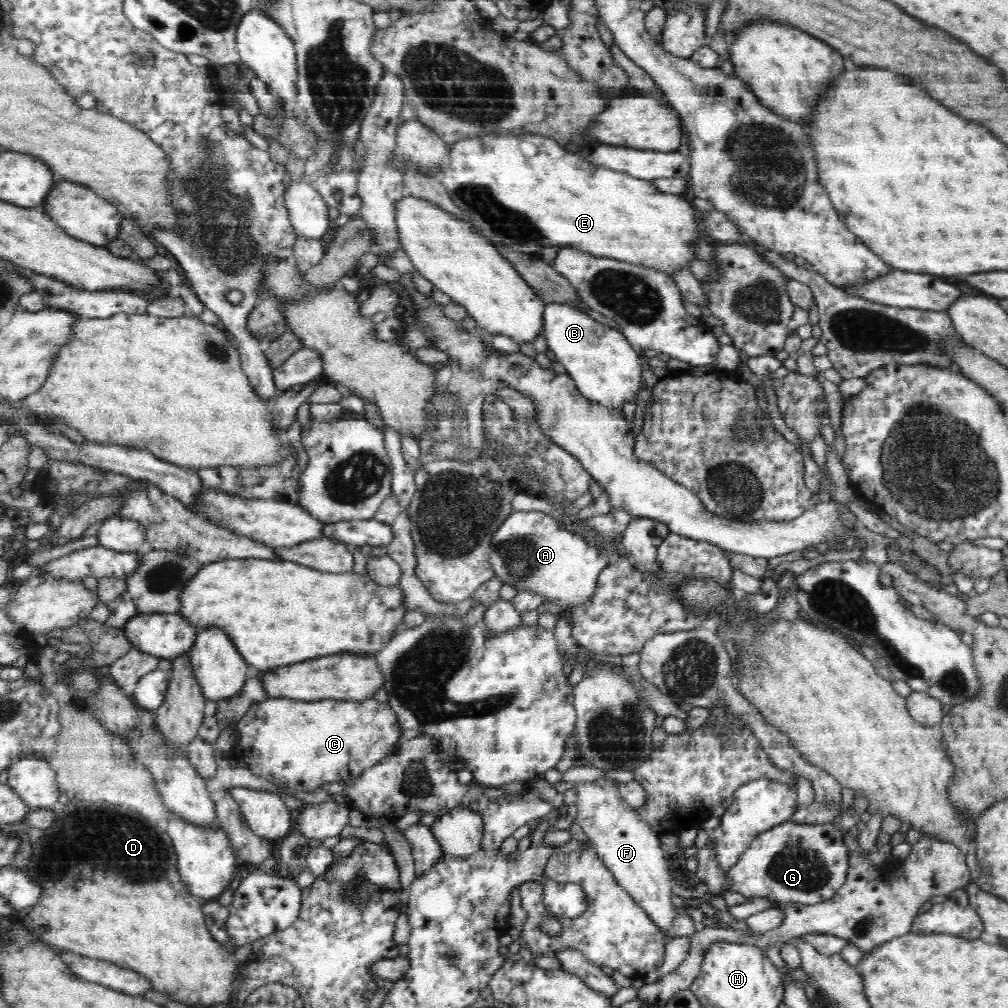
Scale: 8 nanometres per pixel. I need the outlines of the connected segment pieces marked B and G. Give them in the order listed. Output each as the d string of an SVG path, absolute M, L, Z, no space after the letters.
M548 304L544 311L544 338L551 356L564 365L576 388L590 401L620 408L635 400L642 389L642 359L618 329L594 321L584 311L565 304Z
M784 822L758 834L748 848L737 858L736 864L725 873L725 890L739 892L746 899L759 896L769 898L778 904L799 901L800 904L818 904L834 896L848 876L848 847L843 835L832 822L820 825Z

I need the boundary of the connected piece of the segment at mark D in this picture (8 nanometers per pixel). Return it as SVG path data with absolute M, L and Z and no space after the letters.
M71 798L67 804L59 804L54 809L56 820L49 828L45 829L39 840L31 845L31 860L21 870L40 886L41 895L36 904L22 912L18 918L19 923L33 937L46 942L51 948L72 948L72 952L80 952L80 956L100 956L100 960L112 960L114 964L118 964L122 968L136 971L148 979L149 986L154 991L158 990L162 994L167 994L171 1001L179 1001L192 1006L210 1006L211 1004L218 1007L218 1002L224 1002L228 998L228 994L232 996L235 993L232 984L238 976L239 960L236 959L234 952L223 948L223 944L218 943L211 936L205 924L205 916L202 914L204 900L199 896L192 896L188 891L178 869L176 851L171 836L164 830L160 830L156 821L146 818L141 812L132 810L126 805Z

